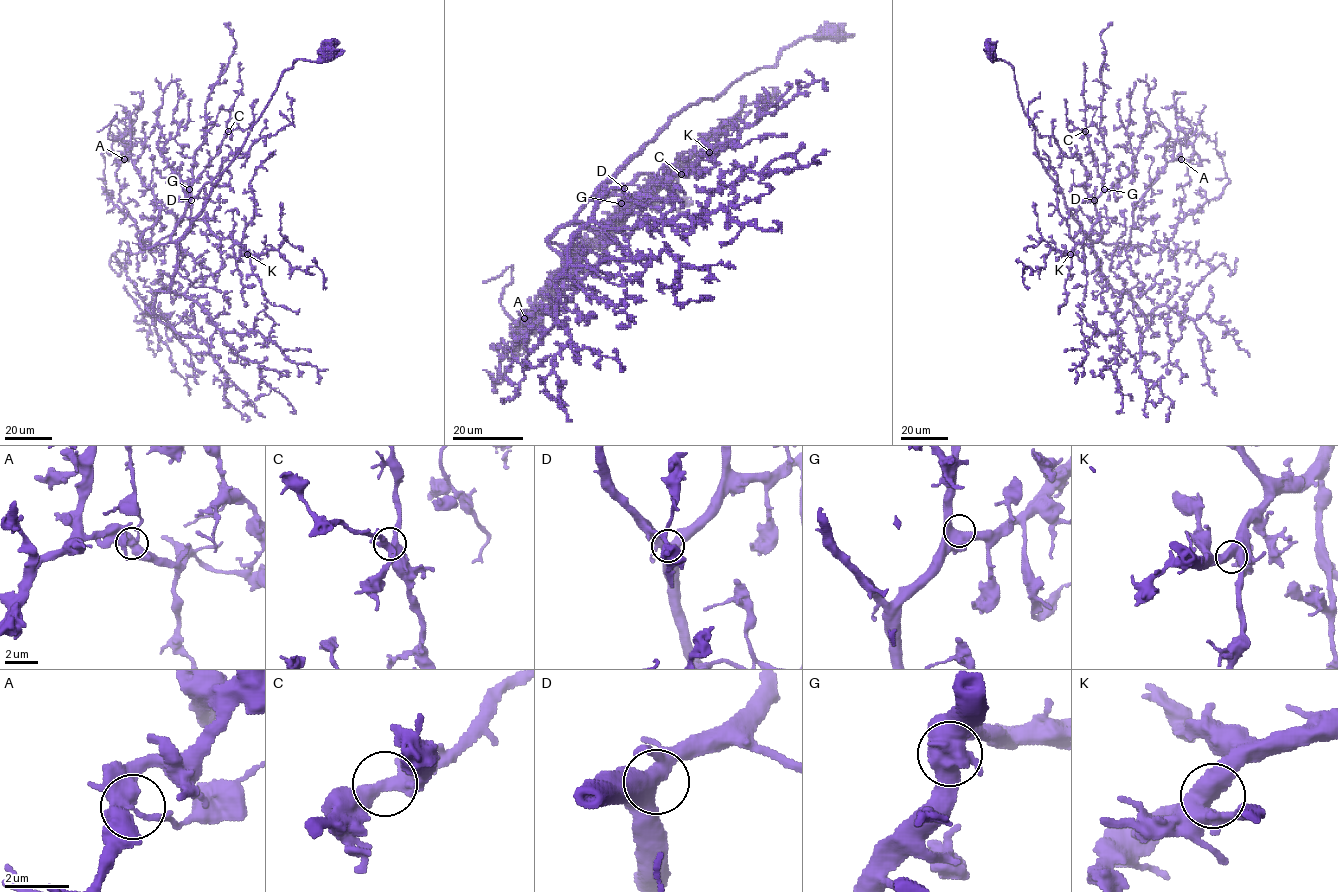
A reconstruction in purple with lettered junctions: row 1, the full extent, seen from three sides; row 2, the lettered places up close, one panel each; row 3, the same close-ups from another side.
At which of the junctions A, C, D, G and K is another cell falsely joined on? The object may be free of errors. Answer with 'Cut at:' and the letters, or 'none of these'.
Cut at: A

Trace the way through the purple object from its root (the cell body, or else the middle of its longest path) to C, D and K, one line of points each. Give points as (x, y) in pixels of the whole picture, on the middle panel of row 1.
C: (832, 32), (800, 38), (773, 66), (678, 112), (594, 199), (620, 190), (632, 200), (681, 174)
D: (832, 32), (800, 38), (773, 66), (747, 72), (712, 100), (703, 98), (678, 112), (594, 199), (624, 188)
K: (832, 32), (800, 38), (773, 66), (747, 72), (712, 100), (678, 112), (594, 199), (640, 195), (709, 152)

